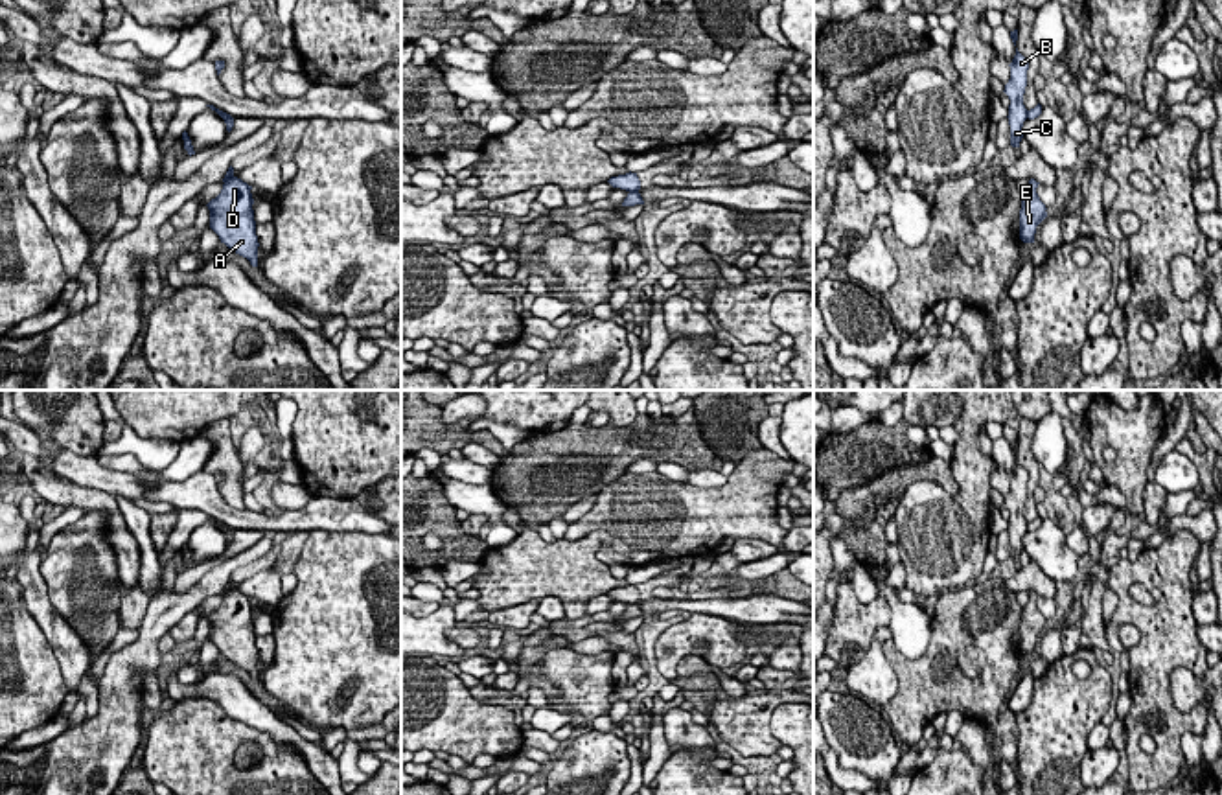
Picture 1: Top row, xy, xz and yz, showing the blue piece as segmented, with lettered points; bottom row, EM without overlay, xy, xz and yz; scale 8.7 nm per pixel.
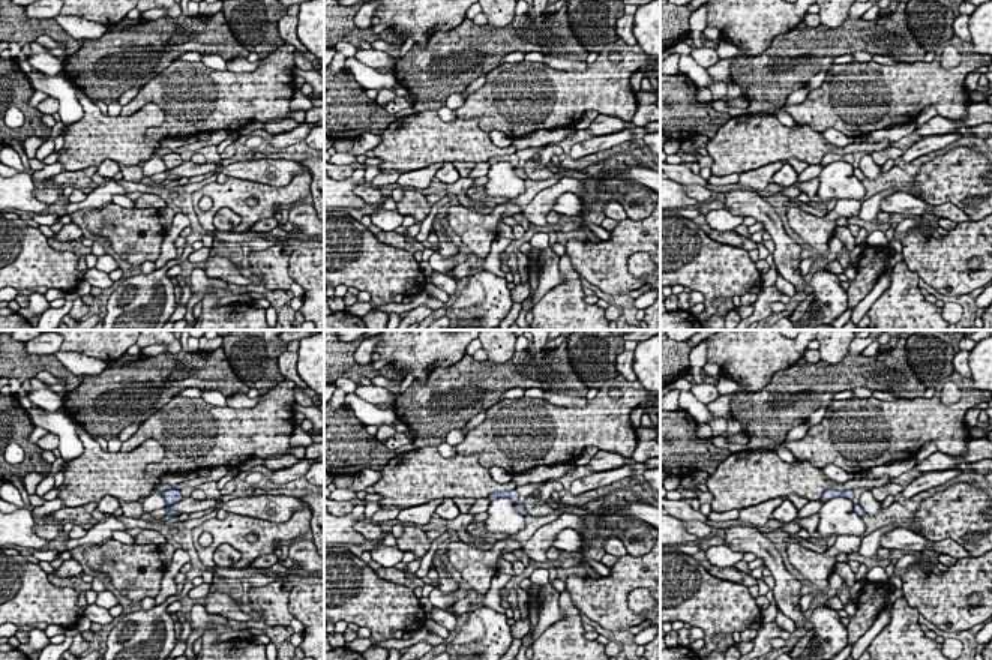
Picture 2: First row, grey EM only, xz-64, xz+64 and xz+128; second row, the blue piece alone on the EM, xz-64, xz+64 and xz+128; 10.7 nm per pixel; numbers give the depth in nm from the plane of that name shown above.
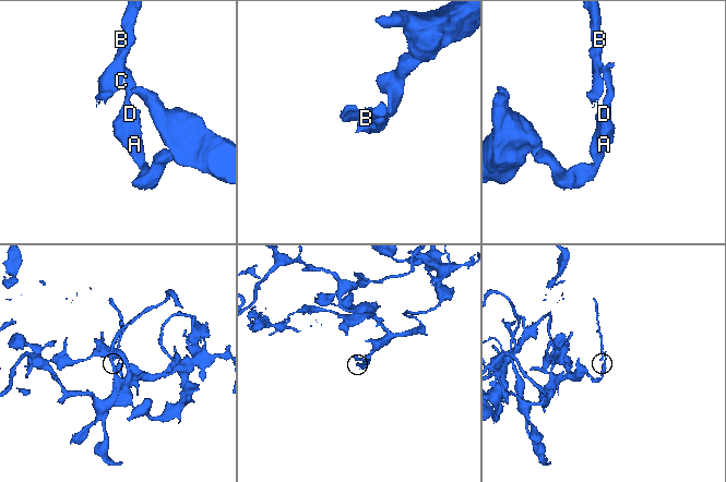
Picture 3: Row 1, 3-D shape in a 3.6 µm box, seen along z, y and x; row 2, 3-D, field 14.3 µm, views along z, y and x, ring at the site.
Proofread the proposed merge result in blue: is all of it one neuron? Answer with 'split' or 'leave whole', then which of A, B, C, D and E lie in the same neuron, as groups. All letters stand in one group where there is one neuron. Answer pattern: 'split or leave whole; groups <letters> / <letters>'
split; groups A D E / B C

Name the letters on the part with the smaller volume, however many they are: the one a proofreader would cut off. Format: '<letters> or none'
B, C

